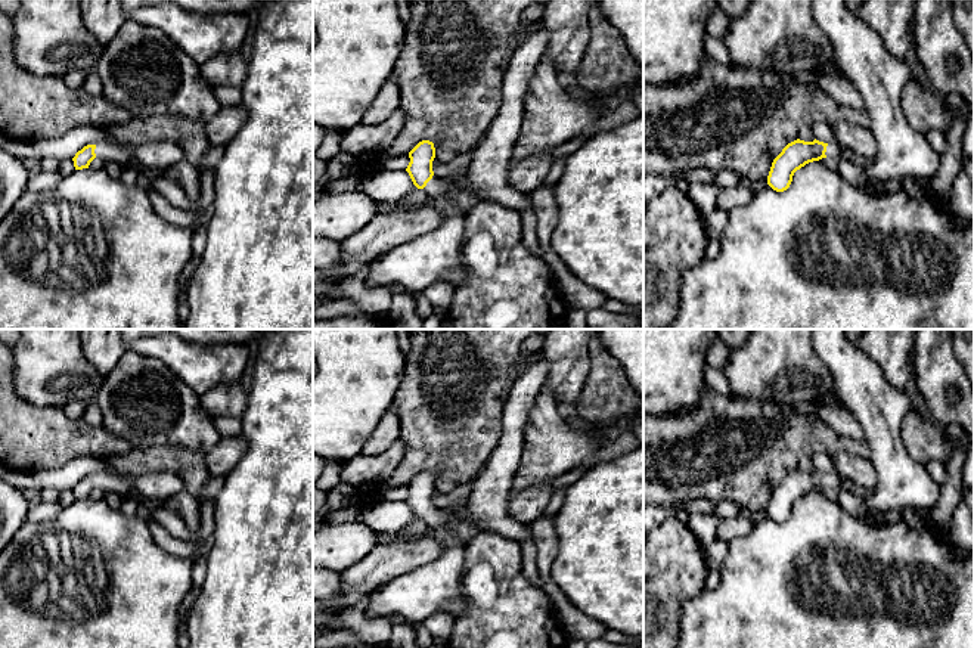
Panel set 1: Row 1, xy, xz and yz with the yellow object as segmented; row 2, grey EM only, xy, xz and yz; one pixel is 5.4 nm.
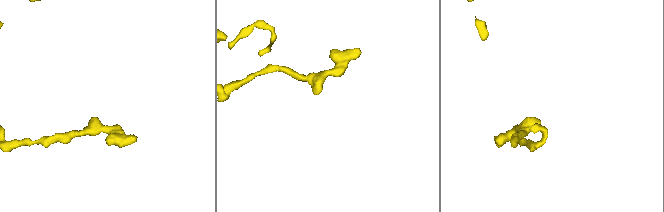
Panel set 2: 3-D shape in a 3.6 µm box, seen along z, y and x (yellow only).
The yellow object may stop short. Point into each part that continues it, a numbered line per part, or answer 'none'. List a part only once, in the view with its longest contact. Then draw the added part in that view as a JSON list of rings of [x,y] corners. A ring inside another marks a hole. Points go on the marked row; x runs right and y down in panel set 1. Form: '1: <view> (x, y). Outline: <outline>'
1: yz (834, 151). Outline: [[[835,142],[828,143],[825,155],[826,155],[826,158],[832,158],[832,159],[838,159],[838,161],[844,159],[841,146]]]

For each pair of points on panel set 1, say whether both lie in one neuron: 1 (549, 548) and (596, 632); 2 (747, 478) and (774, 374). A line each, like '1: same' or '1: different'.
1: same
2: different

